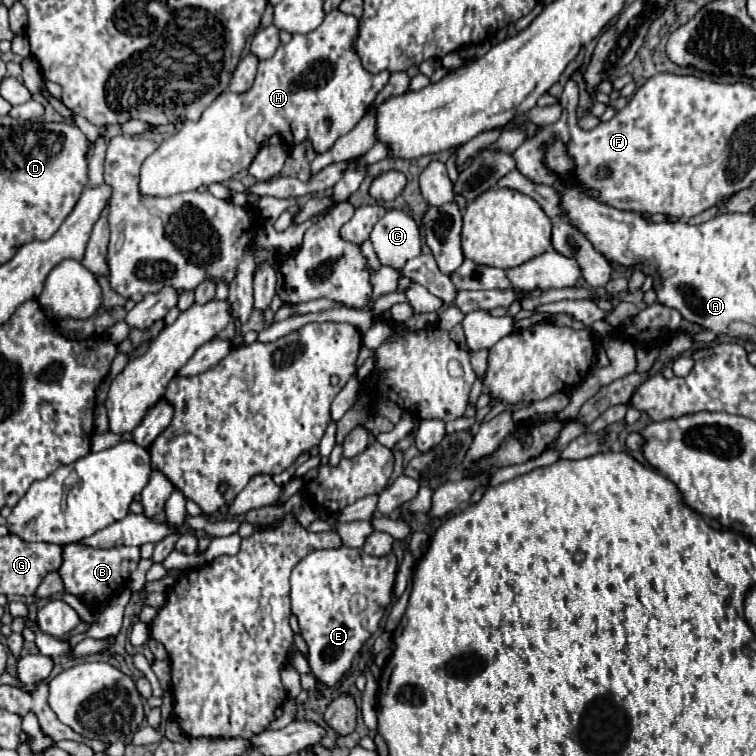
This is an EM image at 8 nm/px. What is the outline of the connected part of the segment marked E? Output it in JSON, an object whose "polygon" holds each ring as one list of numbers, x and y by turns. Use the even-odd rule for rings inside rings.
{"polygon":[[360,548,314,550,296,564,290,576,292,612,298,618,300,636,308,644,310,676,332,688,352,668,362,644,380,628,386,606,392,602,396,556,368,556]]}

